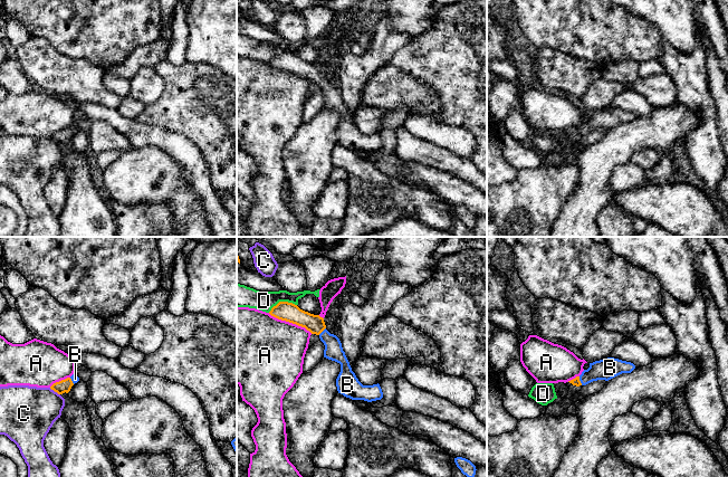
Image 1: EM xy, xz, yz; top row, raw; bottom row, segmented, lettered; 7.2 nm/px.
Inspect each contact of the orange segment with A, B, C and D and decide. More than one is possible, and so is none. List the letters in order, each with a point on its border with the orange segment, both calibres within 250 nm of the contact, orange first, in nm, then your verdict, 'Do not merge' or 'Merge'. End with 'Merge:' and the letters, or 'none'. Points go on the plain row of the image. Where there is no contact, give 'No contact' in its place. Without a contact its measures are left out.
A: Touches orange at xz (290, 72). Thickness 140 nm (orange) against 480 nm. Do not merge
B: Touches orange at yz (580, 131). Thickness 50 nm (orange) against 150 nm. Merge
C: Touches orange at xy (55, 141). Thickness 90 nm (orange) against 380 nm. Do not merge
D: Touches orange at xz (281, 51). Thickness 140 nm (orange) against 140 nm. Do not merge
Merge: B

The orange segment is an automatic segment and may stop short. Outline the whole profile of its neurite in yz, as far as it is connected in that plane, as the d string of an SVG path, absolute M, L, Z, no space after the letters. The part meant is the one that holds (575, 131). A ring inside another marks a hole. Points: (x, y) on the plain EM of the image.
M614 107L595 111L590 113L590 117L584 120L579 126L568 131L573 135L586 135L593 131L609 131L622 123L631 123L635 115L631 112L622 111Z

